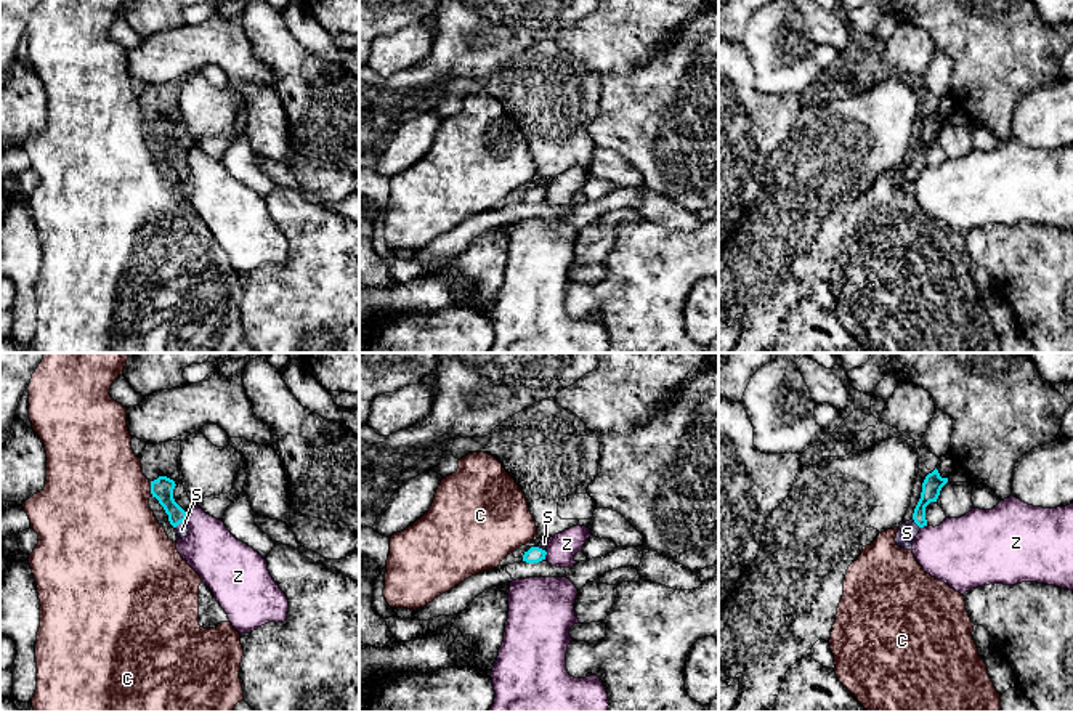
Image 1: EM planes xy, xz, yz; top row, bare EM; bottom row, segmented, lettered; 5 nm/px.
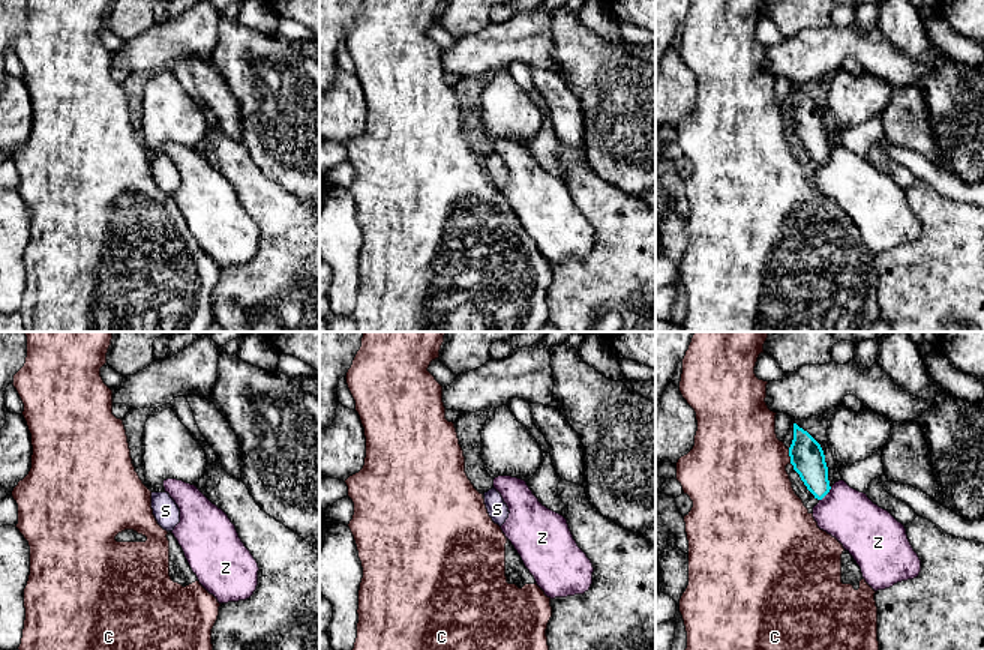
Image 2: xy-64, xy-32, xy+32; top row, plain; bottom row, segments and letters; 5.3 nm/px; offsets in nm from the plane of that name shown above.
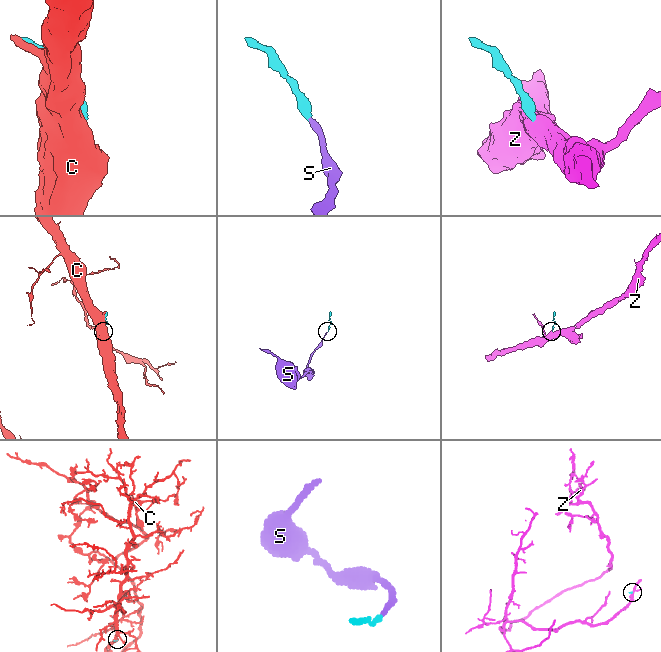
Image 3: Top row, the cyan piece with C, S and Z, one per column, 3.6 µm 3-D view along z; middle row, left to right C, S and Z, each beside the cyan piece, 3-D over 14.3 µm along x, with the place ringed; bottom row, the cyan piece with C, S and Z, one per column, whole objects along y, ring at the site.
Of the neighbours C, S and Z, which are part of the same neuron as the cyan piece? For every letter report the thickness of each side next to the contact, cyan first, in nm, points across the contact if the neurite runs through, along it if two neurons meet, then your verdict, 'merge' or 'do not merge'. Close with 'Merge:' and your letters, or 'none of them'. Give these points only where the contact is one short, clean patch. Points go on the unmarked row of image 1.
C: 110/460 nm | do not merge
S: 110/70 nm | across xy (162, 129), (167, 143), (180, 162), (182, 170) | merge
Z: 110/260 nm | along xy (185, 153), (186, 161) | do not merge
Merge: S

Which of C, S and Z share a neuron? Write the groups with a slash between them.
C / S / Z

